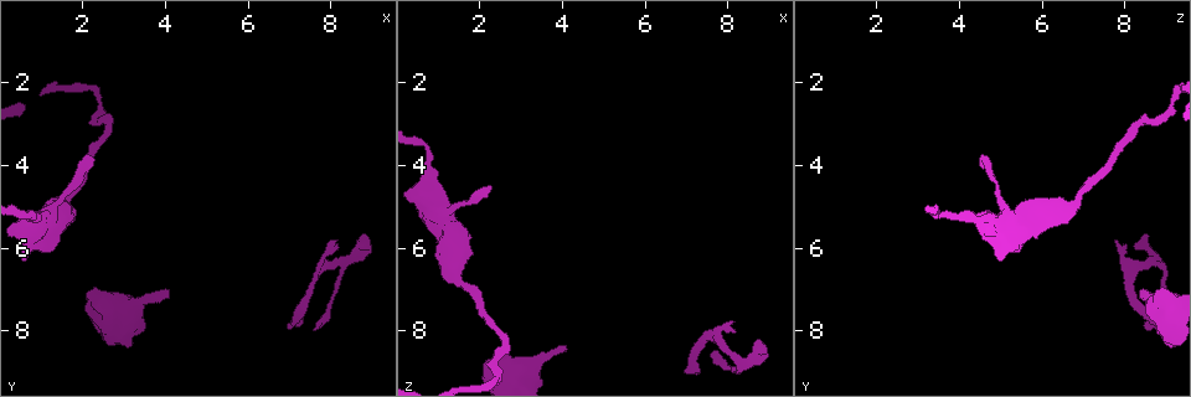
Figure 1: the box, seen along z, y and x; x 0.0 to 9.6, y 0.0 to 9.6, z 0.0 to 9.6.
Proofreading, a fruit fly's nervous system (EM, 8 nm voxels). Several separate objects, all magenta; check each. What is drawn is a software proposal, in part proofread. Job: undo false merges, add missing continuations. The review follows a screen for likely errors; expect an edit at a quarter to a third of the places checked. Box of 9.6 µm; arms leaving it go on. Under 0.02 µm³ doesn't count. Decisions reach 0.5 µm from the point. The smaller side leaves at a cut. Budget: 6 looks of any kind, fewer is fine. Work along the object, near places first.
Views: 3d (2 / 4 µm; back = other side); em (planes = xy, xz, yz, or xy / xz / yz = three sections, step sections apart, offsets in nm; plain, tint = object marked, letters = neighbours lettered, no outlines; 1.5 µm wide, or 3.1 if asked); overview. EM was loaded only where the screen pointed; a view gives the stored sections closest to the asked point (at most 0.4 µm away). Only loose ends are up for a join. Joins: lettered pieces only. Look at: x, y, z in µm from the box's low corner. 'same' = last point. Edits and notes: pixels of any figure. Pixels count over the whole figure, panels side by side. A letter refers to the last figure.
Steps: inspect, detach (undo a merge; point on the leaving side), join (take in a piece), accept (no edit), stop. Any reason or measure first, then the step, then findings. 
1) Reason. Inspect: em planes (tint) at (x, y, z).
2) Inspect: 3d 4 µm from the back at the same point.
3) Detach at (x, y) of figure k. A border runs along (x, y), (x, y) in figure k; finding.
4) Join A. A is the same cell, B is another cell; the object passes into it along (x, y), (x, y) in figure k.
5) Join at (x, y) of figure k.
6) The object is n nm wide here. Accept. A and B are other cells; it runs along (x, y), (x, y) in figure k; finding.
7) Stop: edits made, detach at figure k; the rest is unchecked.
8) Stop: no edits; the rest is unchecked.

Calibre changes. Inspect: 3d 2 µm from the back at (1.55, 4.70, 4.95).

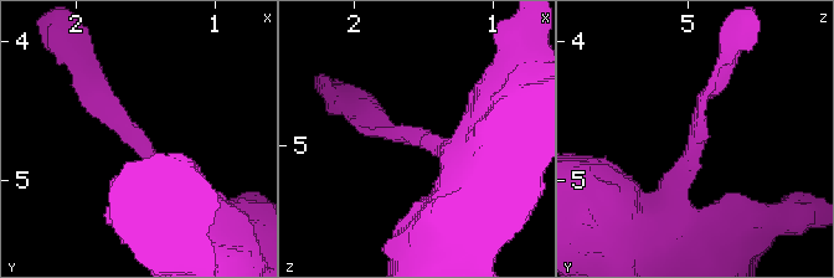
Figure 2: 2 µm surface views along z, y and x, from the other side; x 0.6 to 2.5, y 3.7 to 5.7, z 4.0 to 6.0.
Inspect: em planes (tint) at (1.54, 4.66, 4.92).

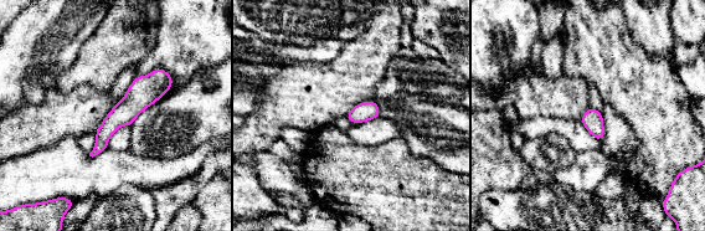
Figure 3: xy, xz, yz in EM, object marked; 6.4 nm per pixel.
See the neighbours. Inspect: em planes (letters) at the same point.

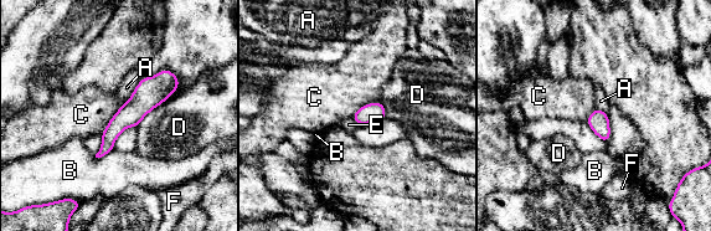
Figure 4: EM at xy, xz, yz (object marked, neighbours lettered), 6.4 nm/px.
Accept. A, B, C, D, E and F are other cells; a border runs along (380, 101), (362, 104), (351, 117) in figure 4; one neuron here.

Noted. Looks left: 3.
Stops while still wide. Inspect: 3d 4 µm at (2.20, 7.15, 8.70).

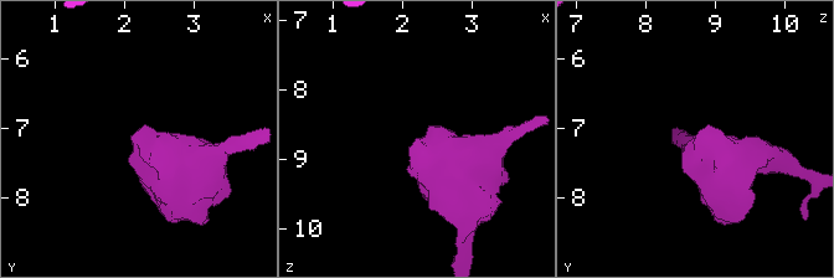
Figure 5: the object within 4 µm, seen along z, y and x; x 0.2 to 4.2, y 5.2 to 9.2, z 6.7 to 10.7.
Inspect: em planes (letters) at (2.15, 7.10, 8.70).

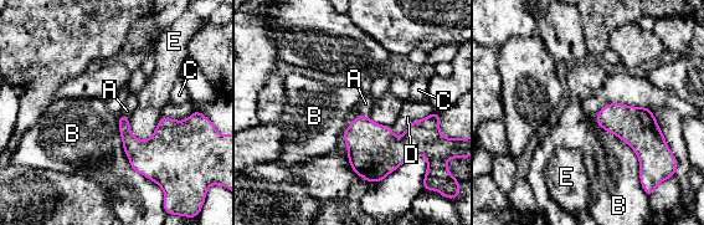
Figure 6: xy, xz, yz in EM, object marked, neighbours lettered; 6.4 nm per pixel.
Accept. A, B, C, D and E are other cells; a border runs along (594, 117), (635, 152), (641, 183) in figure 6; no lettered piece goes on from it.

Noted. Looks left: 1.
Abrupt turn. Inspect: em yz step 4 (letters) at (2.30, 2.85, 8.85).

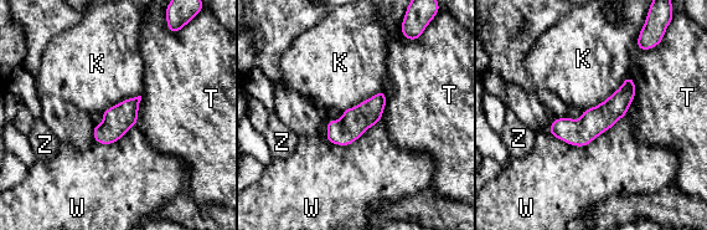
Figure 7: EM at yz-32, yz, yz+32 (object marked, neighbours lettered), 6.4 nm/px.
The longest contact is with W, 500 nm. Accept. K, T, W and Z are other cells; a border runs along (626, 76), (608, 97), (582, 112) in figure 7; all the same neuron.

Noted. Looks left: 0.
Stop: no edits; the rest is unchecked.

